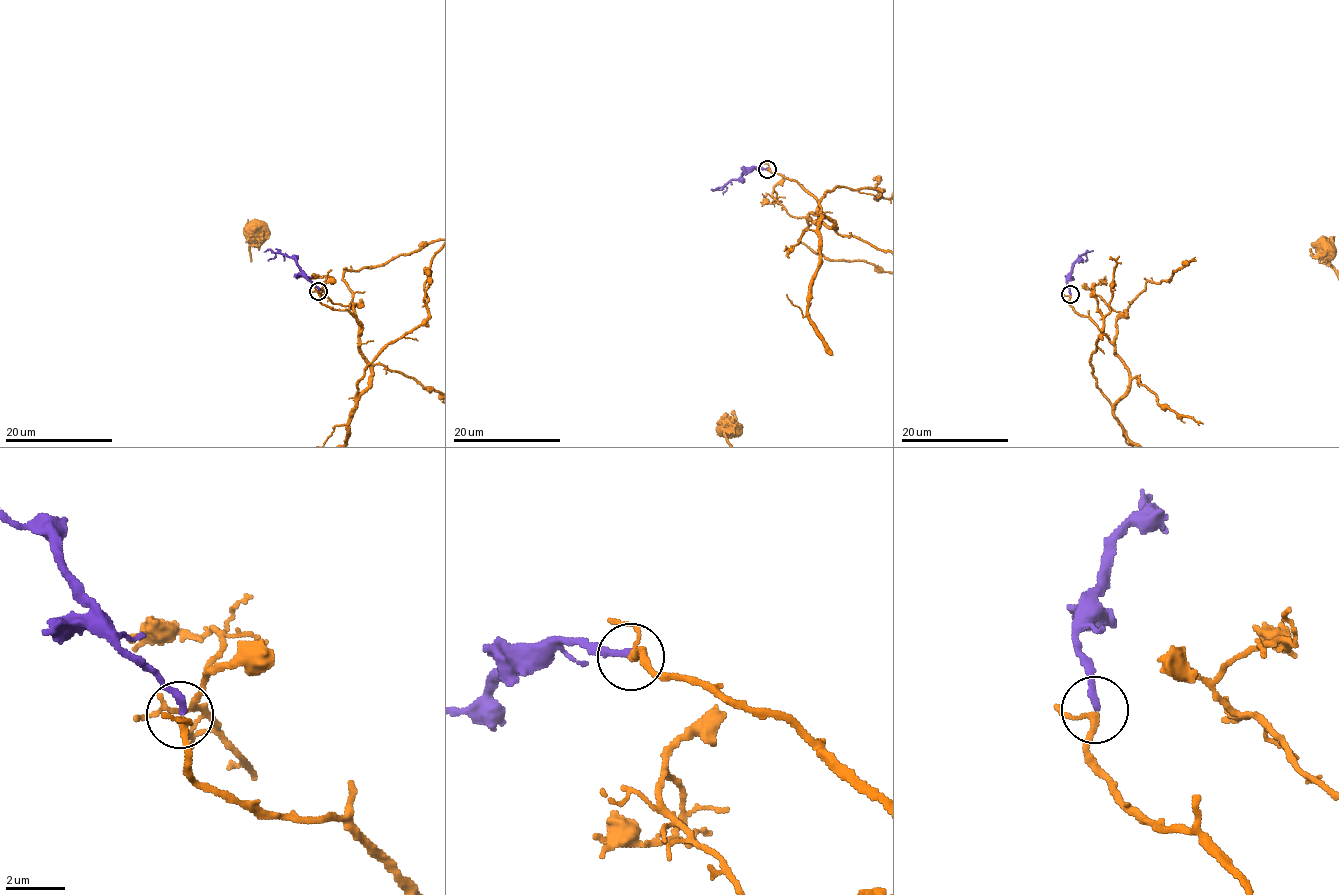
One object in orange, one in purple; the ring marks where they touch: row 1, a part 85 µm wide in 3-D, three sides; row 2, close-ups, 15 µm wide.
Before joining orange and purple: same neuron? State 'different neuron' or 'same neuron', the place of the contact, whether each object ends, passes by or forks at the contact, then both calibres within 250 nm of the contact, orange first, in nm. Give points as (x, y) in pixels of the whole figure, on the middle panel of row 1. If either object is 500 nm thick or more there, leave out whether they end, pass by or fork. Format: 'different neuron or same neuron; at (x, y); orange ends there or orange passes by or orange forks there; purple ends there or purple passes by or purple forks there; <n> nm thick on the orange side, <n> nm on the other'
same neuron; at (767, 169); orange passes by; purple ends there; 170 nm thick on the orange side, 240 nm on the other

